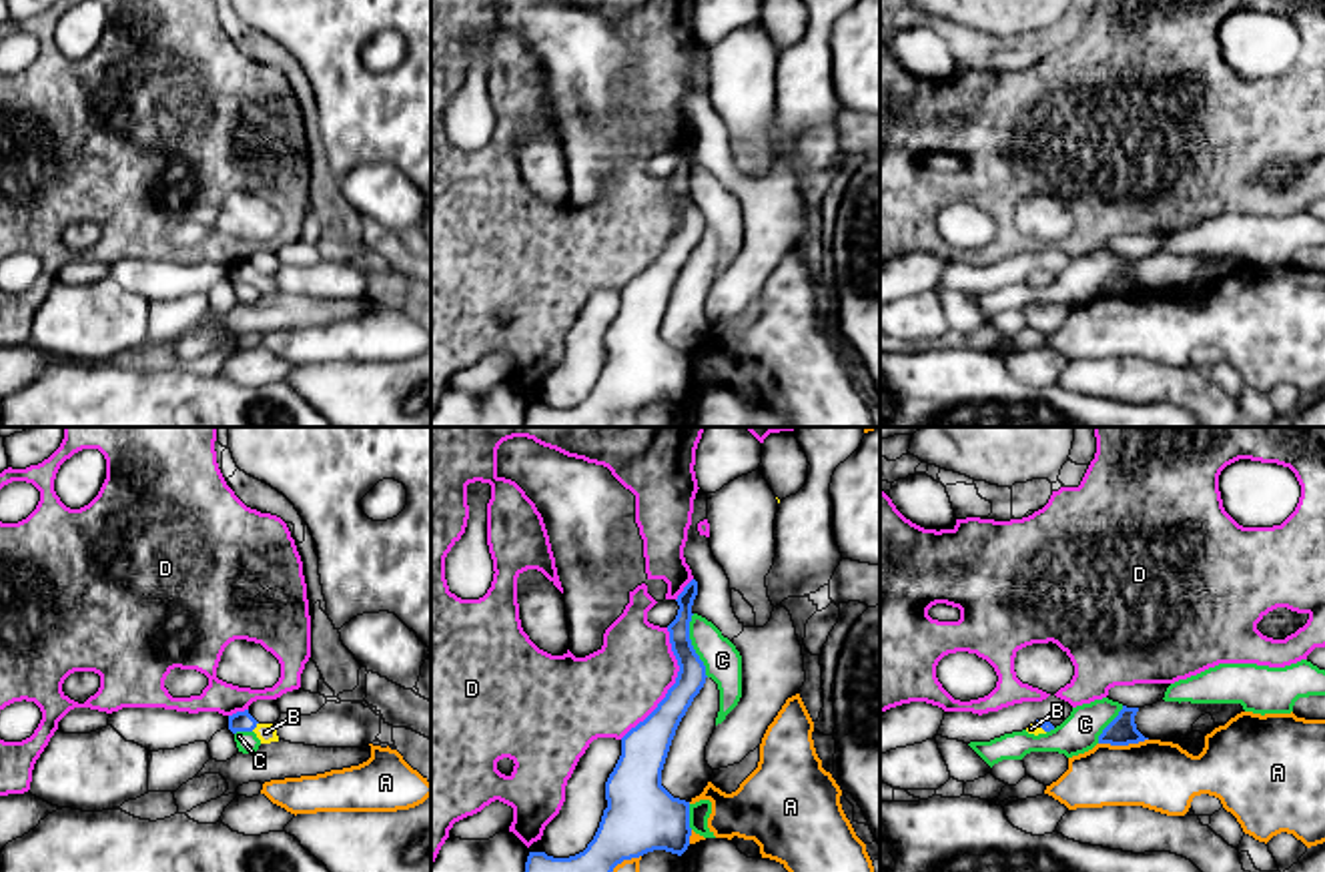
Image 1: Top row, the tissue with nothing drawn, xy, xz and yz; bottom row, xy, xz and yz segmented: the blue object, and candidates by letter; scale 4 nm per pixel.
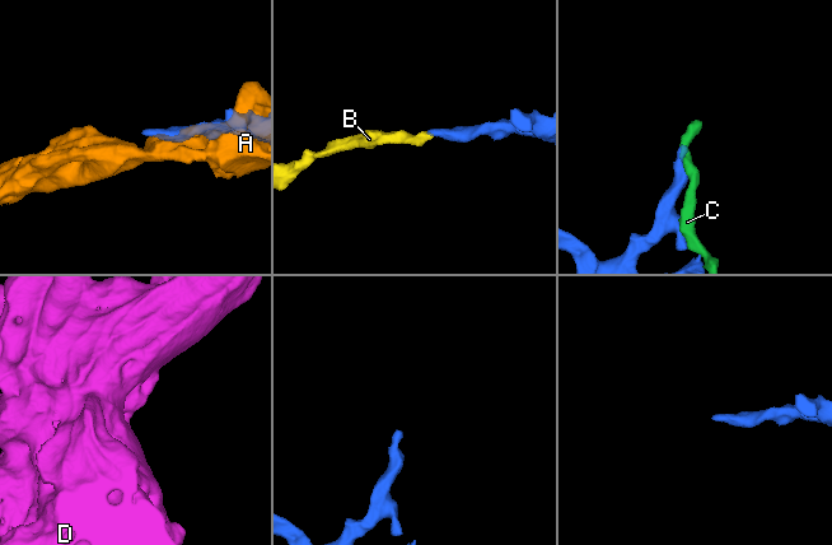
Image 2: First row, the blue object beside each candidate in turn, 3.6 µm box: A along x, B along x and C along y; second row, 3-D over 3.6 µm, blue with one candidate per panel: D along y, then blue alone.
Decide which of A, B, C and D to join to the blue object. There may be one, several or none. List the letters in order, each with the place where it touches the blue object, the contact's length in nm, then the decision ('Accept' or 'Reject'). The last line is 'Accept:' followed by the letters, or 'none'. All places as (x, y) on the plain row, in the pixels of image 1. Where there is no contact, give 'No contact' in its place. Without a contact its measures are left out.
A: Touches blue at yz (1123, 295). Shared border 200 nm. Reject
B: Touches blue at xy (255, 277). Shared border 50 nm. Accept
C: Touches blue at xz (692, 197). Shared border 260 nm. Reject
D: Touches blue at xz (672, 237). Shared border 480 nm. Reject
Accept: B

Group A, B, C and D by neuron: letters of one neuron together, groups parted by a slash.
A / B / C / D

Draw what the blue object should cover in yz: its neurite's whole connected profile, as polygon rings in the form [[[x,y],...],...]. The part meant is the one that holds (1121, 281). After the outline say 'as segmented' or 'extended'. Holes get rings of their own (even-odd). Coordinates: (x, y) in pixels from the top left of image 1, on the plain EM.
[[[1123,257],[1119,267],[1098,287],[1098,295],[1129,297],[1149,291],[1137,281],[1135,275],[1137,263],[1139,259]]]; as segmented

